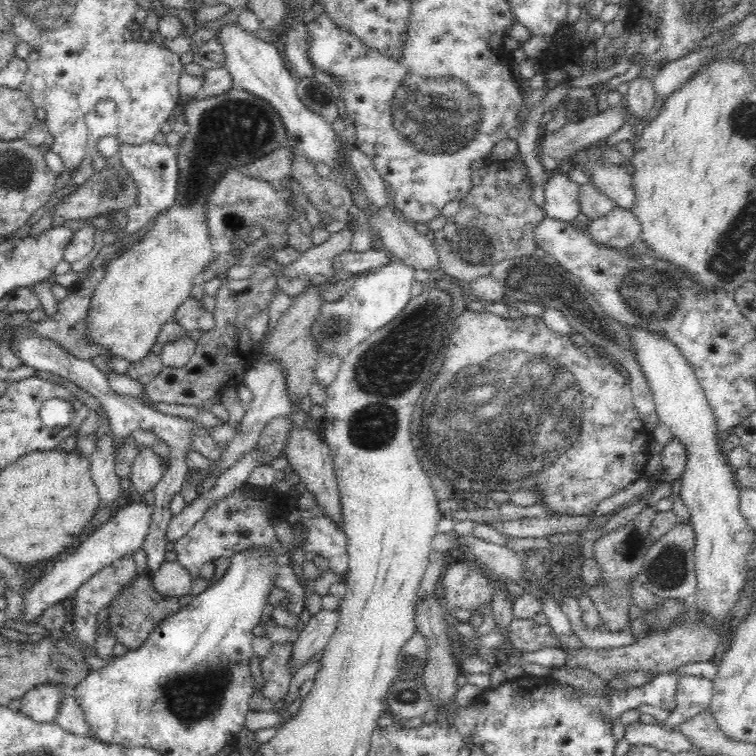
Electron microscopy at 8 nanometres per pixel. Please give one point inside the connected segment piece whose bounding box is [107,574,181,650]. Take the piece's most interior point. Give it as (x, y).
(138, 608)

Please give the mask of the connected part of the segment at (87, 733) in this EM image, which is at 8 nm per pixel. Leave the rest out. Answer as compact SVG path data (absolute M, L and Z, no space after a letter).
M67 689L64 692L62 702L60 702L60 711L54 722L59 724L63 730L73 733L75 736L93 738L93 733L90 731L90 725L87 724L84 711L82 711L72 695L72 689Z

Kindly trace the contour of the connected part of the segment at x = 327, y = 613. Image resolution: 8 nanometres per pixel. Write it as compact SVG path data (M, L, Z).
M321 609L312 615L293 644L289 666L293 666L297 671L313 661L316 652L322 653L336 630L338 619L339 611L336 610Z

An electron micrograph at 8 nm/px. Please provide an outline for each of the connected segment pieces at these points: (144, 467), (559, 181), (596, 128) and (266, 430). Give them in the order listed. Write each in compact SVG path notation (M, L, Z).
M146 447L139 451L134 459L131 474L131 487L126 494L132 498L144 498L144 492L152 490L163 477L163 466L153 448Z
M554 174L544 185L545 204L543 209L548 217L571 223L581 212L579 188L568 174Z
M623 101L616 106L610 106L605 111L598 112L594 116L588 114L581 119L569 119L560 129L544 135L537 148L537 157L542 166L552 171L560 162L564 162L565 159L568 159L568 156L572 156L580 148L594 144L594 142L603 142L625 122L628 111L628 108L624 107L625 104Z
M290 417L272 418L260 432L256 449L260 451L260 461L269 464L279 455L283 455L286 440L288 440L288 432L292 430L292 419Z

